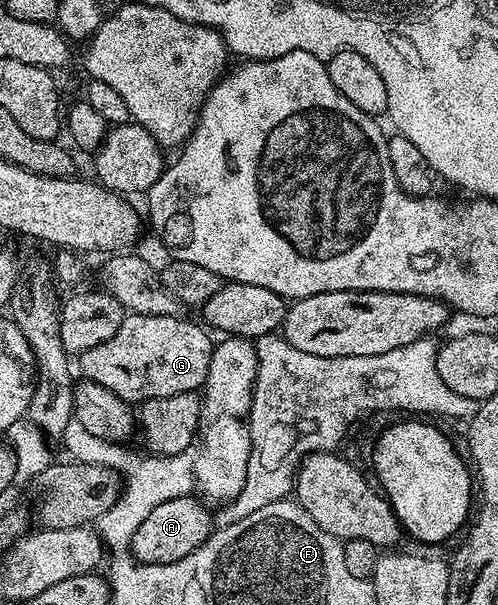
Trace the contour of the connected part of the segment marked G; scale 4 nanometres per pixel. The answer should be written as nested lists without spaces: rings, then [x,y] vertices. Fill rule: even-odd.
[[[127,313],[112,340],[88,348],[88,352],[77,359],[77,369],[78,366],[82,369],[81,377],[87,382],[104,384],[108,392],[116,392],[116,396],[131,404],[141,404],[150,398],[176,396],[180,392],[192,394],[201,391],[206,385],[215,343],[210,342],[201,325],[198,327],[182,317]]]

